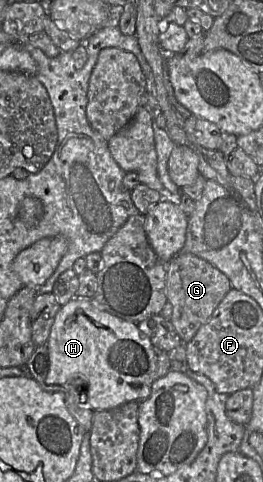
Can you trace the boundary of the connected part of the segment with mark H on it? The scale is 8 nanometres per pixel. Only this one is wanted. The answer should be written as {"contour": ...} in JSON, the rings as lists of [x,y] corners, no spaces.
{"contour":[[[75,297],[61,306],[51,327],[47,347],[50,368],[45,385],[62,385],[65,390],[79,387],[87,396],[87,408],[92,411],[109,410],[131,401],[142,401],[149,397],[157,370],[155,347],[136,323],[128,322],[102,310],[91,298]]]}

